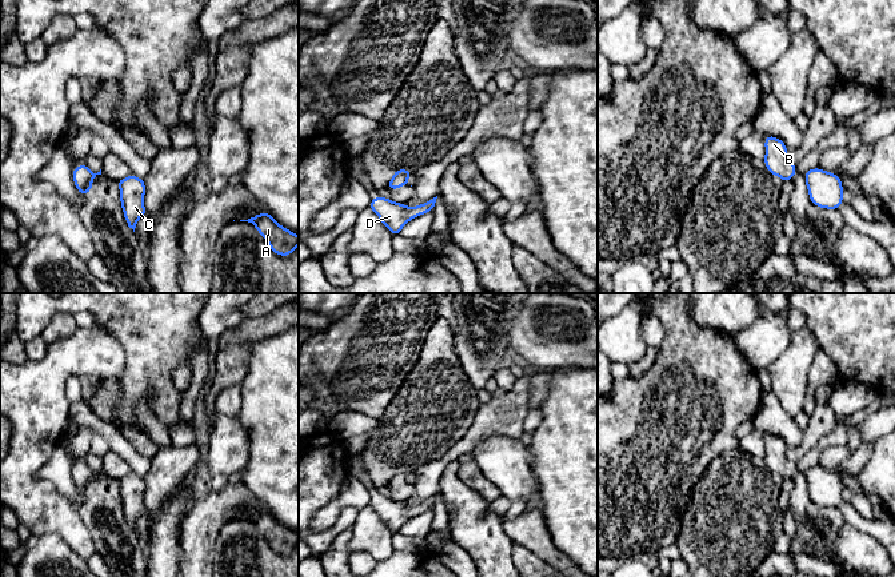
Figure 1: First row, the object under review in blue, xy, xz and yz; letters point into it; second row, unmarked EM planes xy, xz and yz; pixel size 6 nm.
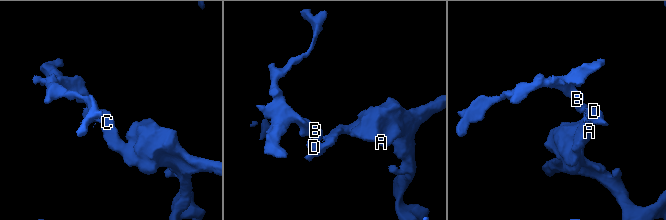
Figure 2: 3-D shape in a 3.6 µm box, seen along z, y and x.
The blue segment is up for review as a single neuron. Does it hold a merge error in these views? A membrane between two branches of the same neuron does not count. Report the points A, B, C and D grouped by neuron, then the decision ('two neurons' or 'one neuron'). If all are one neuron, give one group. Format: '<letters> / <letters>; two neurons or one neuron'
A C D / B; two neurons

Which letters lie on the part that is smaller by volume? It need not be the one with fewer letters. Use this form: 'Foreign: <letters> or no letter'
Foreign: B

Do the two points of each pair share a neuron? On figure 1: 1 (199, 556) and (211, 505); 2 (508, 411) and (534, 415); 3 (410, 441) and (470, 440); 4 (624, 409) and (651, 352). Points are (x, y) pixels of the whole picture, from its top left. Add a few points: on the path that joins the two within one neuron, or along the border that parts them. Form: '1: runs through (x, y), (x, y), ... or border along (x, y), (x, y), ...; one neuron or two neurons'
1: runs through (199, 544), (199, 528), (206, 517); one neuron
2: border along (530, 409), (523, 421), (523, 431); two neurons
3: border along (475, 412), (475, 419), (467, 432), (436, 460); two neurons
4: border along (658, 349), (654, 363), (640, 376), (630, 377); two neurons

